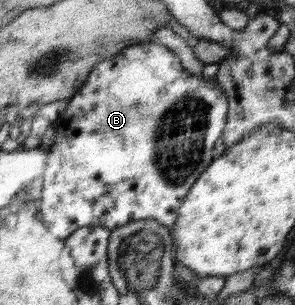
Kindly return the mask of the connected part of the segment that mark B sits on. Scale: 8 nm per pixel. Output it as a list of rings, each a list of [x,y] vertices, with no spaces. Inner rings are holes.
[[[153,40],[146,43],[133,43],[131,46],[123,47],[123,50],[117,55],[99,62],[91,70],[84,86],[71,99],[67,100],[67,107],[58,115],[58,119],[54,123],[55,140],[47,148],[49,150],[47,166],[42,176],[43,192],[41,192],[38,210],[43,216],[42,223],[46,225],[51,235],[66,239],[74,230],[81,227],[99,225],[112,231],[120,226],[125,226],[131,221],[151,218],[157,219],[163,225],[169,227],[169,233],[173,236],[173,223],[177,219],[177,209],[181,207],[181,203],[193,187],[195,180],[199,178],[199,174],[211,164],[211,160],[213,160],[211,152],[224,130],[227,116],[228,101],[218,86],[217,80],[204,78],[201,74],[196,76],[196,74],[186,72],[173,50]]]

